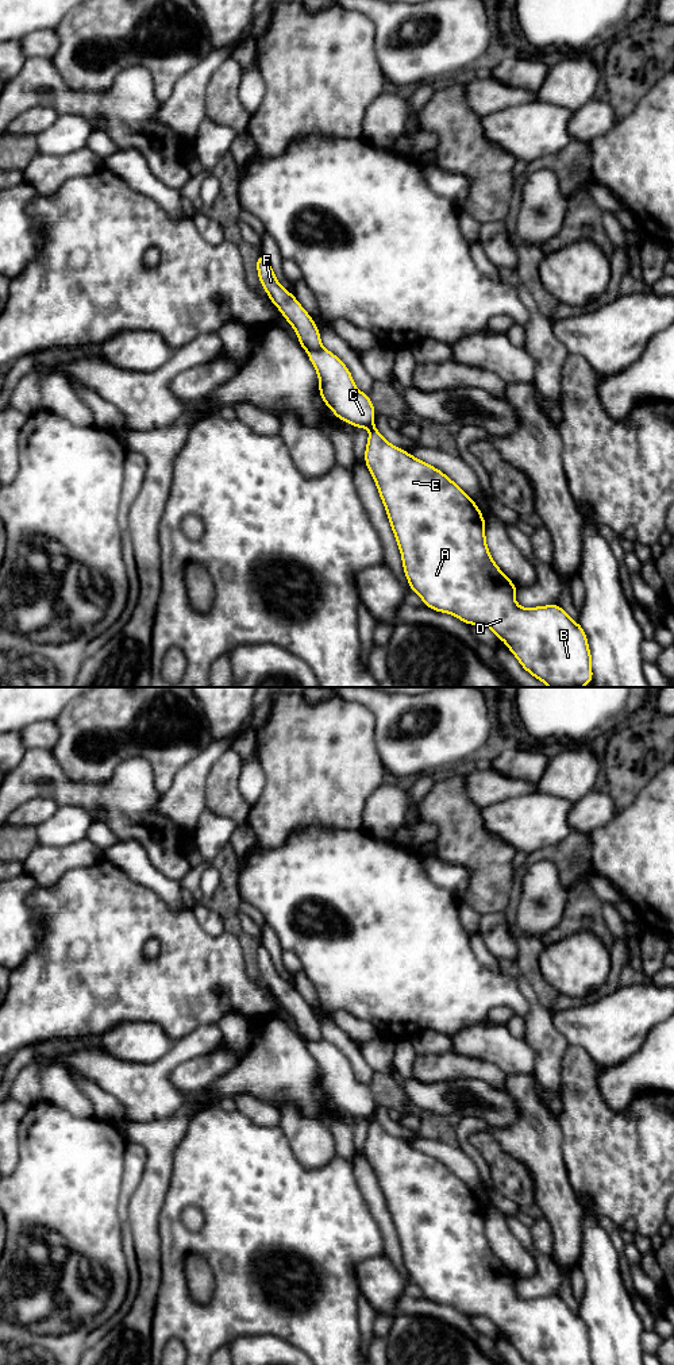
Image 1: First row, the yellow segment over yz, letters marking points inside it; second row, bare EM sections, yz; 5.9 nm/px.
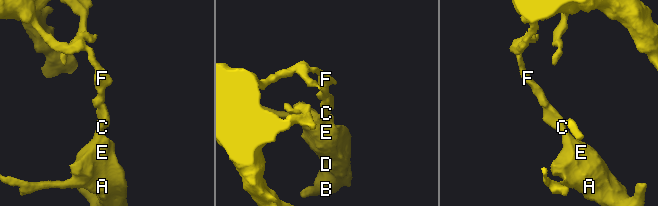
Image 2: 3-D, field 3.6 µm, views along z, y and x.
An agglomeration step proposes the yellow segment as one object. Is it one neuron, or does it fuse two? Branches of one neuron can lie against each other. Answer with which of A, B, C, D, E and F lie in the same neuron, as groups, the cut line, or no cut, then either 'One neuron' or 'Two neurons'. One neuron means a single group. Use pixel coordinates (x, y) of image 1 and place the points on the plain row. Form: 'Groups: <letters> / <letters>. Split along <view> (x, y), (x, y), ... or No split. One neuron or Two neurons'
Groups: A B C D E / F. Split along yz (322, 1038), (308, 1044). Two neurons

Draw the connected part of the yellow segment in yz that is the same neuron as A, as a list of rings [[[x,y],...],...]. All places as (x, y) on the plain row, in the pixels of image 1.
[[[309,1042],[308,1049],[319,1069],[319,1087],[334,1106],[355,1119],[369,1119],[365,1141],[367,1157],[385,1198],[392,1222],[401,1243],[404,1265],[409,1280],[419,1285],[423,1295],[436,1303],[448,1304],[467,1316],[490,1319],[529,1365],[593,1365],[588,1329],[579,1314],[574,1314],[561,1296],[521,1299],[516,1295],[517,1277],[494,1254],[486,1237],[486,1214],[477,1195],[444,1164],[390,1135],[374,1118],[375,1100],[369,1086],[355,1079],[347,1057],[331,1042]]]

